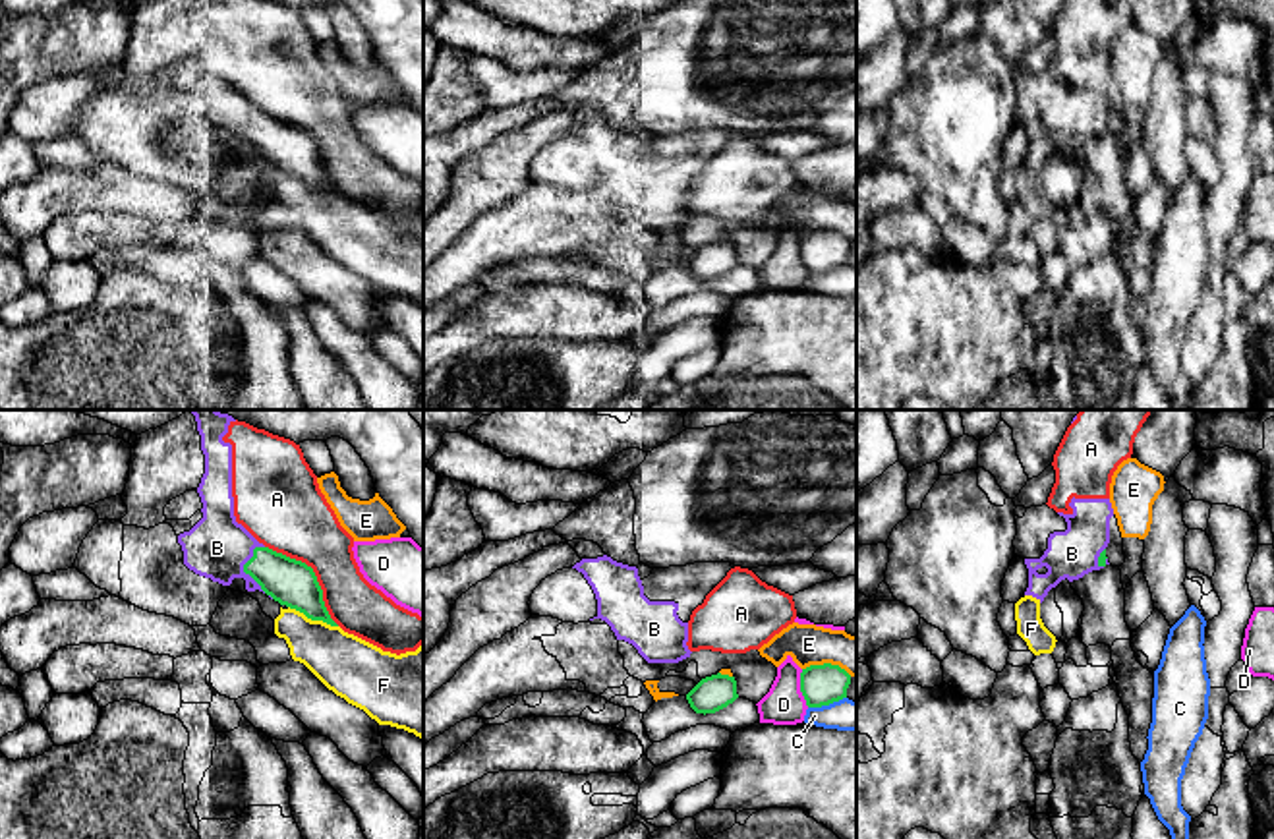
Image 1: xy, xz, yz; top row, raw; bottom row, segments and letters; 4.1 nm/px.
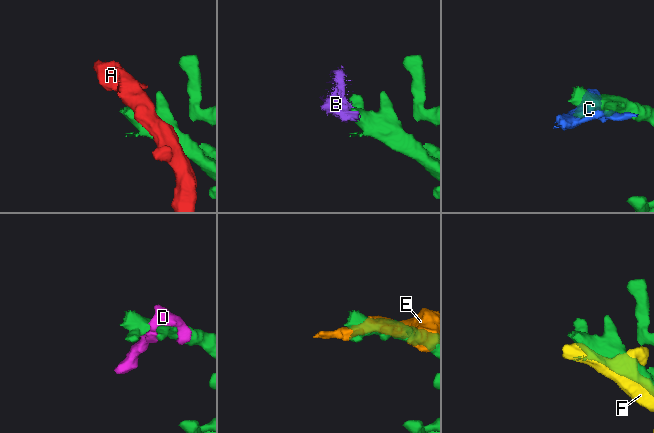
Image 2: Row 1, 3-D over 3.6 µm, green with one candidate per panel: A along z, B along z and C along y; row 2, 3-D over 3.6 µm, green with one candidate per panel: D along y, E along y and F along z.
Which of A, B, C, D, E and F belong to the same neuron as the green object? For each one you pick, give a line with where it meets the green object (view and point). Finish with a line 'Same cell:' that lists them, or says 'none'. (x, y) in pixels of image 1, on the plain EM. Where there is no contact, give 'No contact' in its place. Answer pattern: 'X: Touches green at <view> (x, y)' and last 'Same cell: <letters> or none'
B: Touches green at xy (244, 136)
Same cell: B

